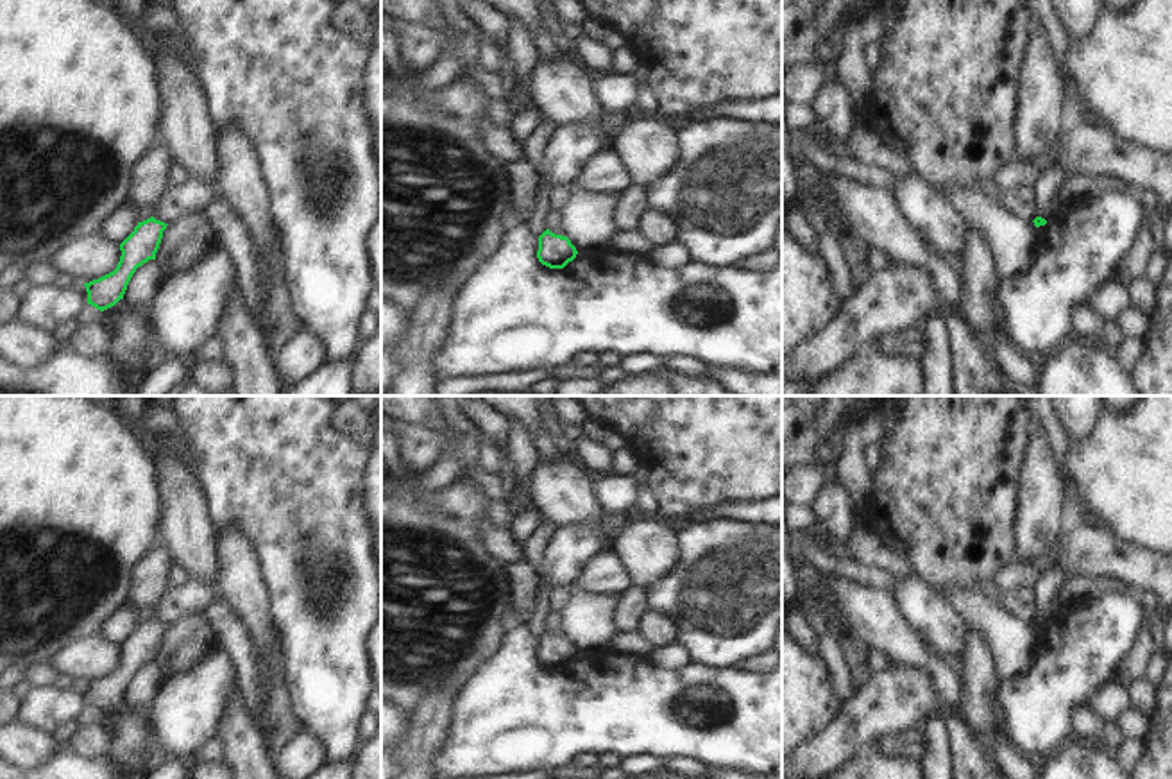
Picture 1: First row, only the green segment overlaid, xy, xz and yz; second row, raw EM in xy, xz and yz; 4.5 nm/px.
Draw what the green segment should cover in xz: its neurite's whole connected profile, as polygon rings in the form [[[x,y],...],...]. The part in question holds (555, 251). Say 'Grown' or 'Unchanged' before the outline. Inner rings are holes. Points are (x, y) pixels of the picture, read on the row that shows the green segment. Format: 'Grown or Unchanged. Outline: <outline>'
Unchanged. Outline: [[[549,229],[539,236],[537,258],[549,269],[564,269],[576,254],[578,251],[567,236],[555,235]]]

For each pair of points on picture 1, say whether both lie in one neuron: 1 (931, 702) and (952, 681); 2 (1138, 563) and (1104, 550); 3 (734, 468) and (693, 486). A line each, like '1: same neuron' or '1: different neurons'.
1: different neurons
2: same neuron
3: same neuron

